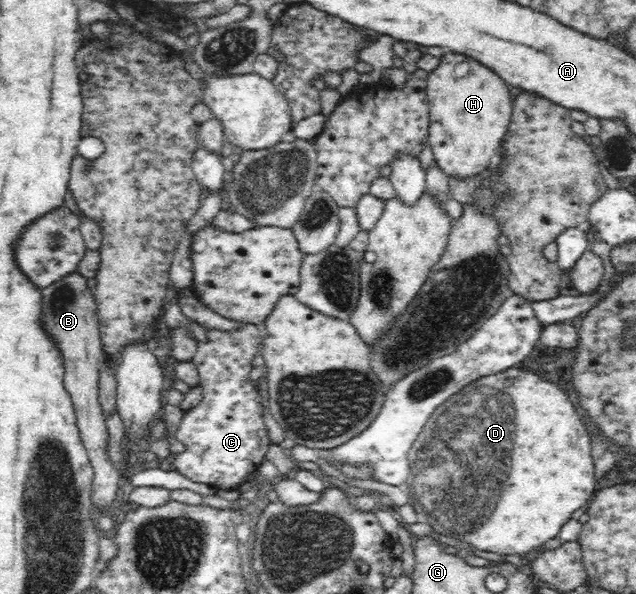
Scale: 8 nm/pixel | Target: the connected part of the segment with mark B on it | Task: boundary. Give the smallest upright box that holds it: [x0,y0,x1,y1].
[41,271,121,508]

